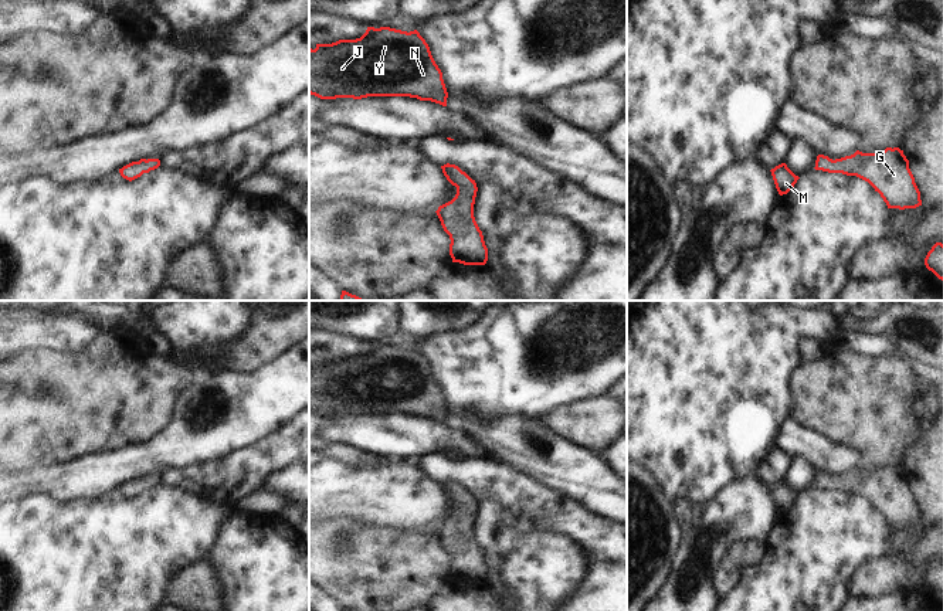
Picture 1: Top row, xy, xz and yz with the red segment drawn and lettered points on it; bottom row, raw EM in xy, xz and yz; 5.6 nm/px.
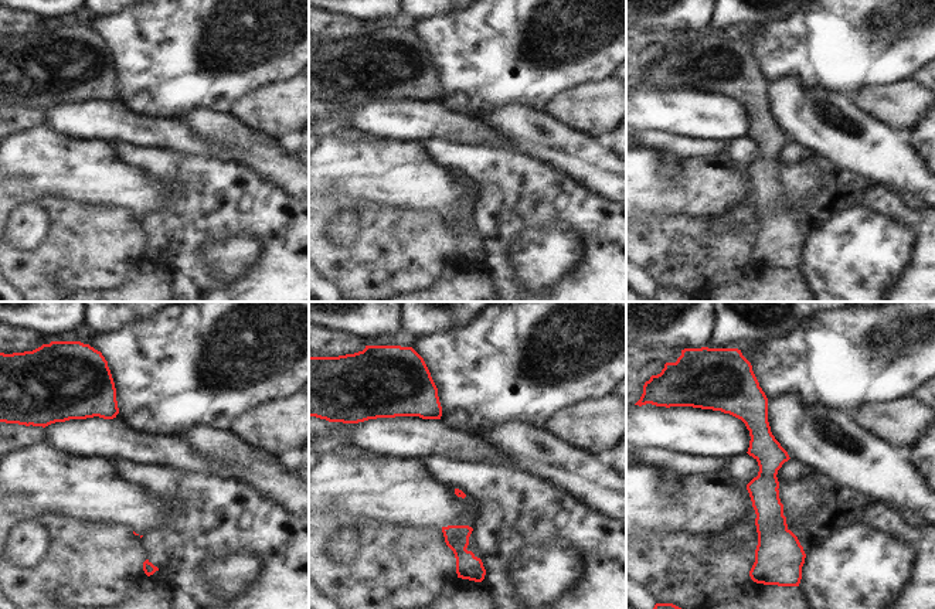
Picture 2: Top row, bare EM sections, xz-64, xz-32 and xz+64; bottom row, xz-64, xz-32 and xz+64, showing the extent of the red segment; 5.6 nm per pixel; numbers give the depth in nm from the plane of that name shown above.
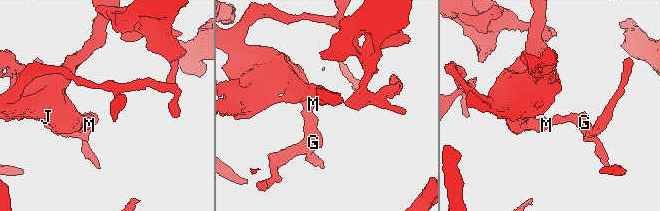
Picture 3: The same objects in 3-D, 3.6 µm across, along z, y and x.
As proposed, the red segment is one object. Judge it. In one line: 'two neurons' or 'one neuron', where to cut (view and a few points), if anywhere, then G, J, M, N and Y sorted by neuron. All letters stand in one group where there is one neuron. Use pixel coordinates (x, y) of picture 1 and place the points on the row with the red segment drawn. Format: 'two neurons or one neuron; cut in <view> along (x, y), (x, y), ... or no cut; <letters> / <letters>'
one neuron; no cut; G J M N Y

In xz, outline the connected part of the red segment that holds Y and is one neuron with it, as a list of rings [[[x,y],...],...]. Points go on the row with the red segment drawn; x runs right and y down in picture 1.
[[[367,27],[356,40],[309,47],[309,94],[320,99],[410,96],[447,106],[442,72],[417,30]]]

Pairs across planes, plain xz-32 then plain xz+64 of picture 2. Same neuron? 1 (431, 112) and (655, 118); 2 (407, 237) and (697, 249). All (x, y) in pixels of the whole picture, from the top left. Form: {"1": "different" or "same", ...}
{"1": "same", "2": "same"}

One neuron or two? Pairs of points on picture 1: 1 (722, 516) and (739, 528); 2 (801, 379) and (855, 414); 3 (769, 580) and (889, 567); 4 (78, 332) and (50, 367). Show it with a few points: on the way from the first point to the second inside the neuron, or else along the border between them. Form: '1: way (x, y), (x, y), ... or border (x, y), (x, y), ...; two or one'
1: way (726, 518), (735, 523); one
2: way (814, 386), (827, 394), (835, 394), (843, 401); one
3: border (885, 556), (865, 562), (851, 576), (847, 593); two
4: border (92, 340), (75, 353), (29, 349); two

